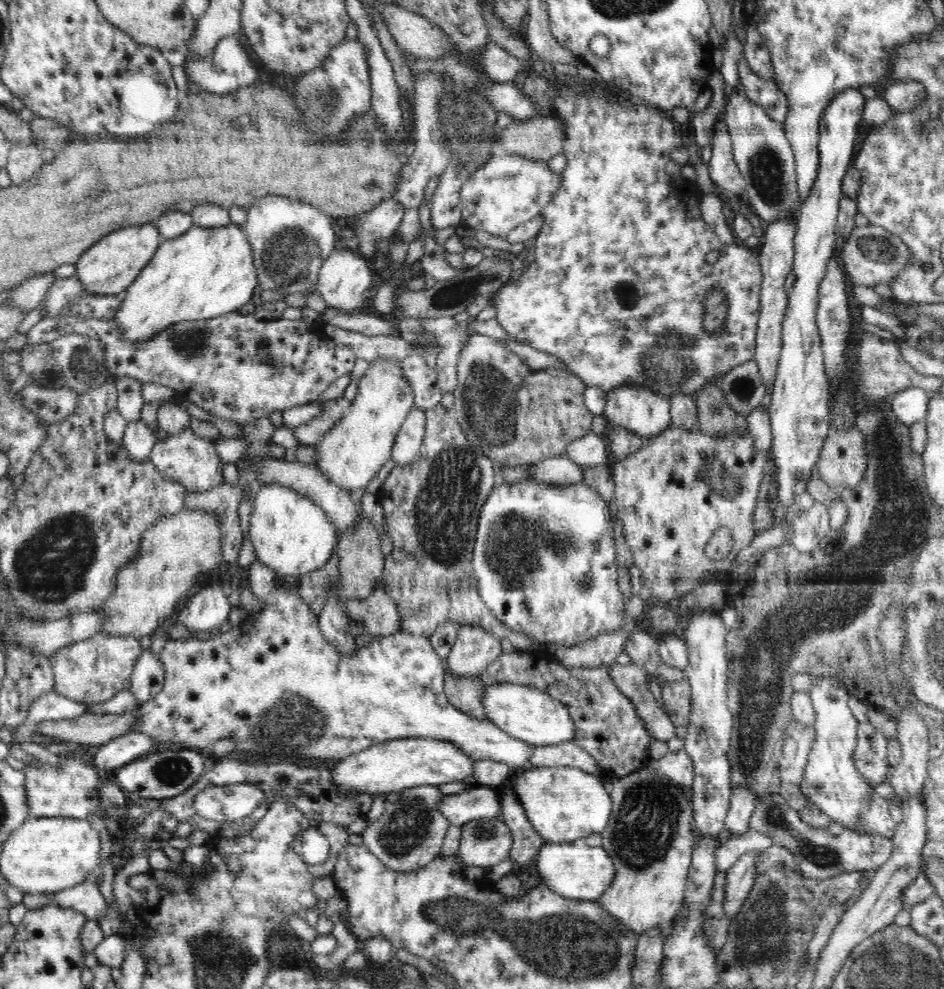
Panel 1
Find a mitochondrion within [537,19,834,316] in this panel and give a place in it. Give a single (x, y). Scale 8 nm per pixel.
(766, 169)

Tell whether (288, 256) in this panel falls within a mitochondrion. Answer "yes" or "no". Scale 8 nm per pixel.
yes

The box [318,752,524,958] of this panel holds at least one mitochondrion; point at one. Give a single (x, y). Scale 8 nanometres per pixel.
(407, 826)

